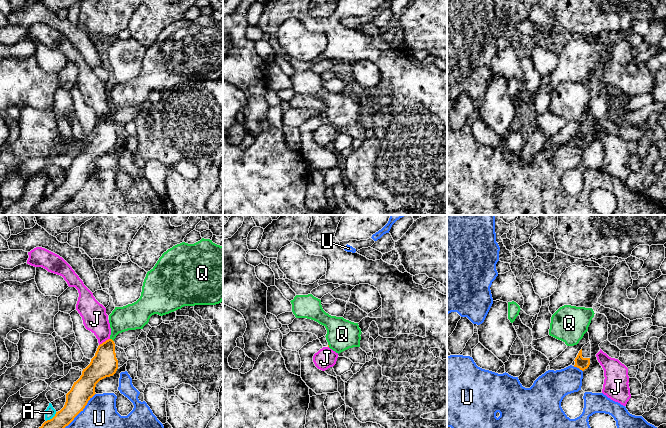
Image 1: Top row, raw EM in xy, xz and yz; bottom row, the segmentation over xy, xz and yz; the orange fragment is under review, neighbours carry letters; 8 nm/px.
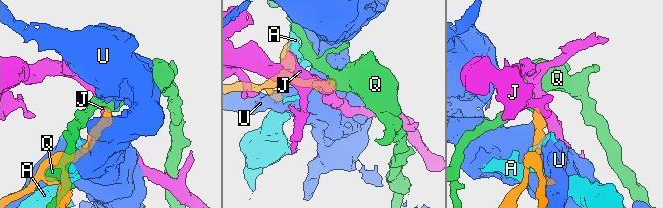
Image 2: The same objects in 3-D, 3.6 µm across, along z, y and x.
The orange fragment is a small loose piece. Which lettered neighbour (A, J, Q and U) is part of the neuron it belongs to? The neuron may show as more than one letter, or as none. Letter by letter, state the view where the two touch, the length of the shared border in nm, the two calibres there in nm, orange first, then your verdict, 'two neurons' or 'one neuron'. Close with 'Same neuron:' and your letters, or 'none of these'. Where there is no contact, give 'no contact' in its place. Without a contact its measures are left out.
A: contact in xy; length 120 nm; calibres 180 and 90 nm; two neurons
J: contact in xy; length 110 nm; calibres 220 and 200 nm; two neurons
Q: contact in xy; length 40 nm; calibres 220 and 200 nm; one neuron
U: contact in xy; length 600 nm; calibres 180 and 460 nm; two neurons
Same neuron: Q

